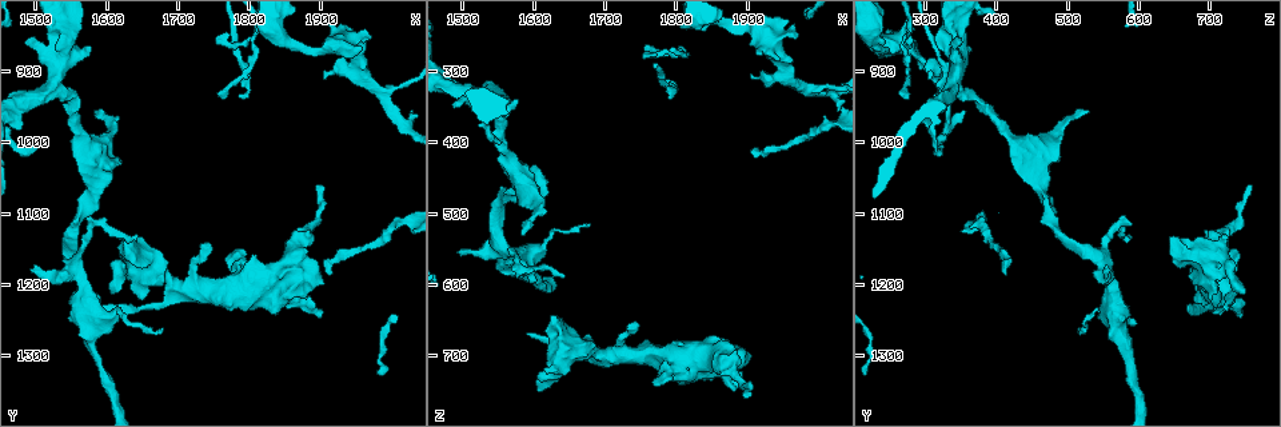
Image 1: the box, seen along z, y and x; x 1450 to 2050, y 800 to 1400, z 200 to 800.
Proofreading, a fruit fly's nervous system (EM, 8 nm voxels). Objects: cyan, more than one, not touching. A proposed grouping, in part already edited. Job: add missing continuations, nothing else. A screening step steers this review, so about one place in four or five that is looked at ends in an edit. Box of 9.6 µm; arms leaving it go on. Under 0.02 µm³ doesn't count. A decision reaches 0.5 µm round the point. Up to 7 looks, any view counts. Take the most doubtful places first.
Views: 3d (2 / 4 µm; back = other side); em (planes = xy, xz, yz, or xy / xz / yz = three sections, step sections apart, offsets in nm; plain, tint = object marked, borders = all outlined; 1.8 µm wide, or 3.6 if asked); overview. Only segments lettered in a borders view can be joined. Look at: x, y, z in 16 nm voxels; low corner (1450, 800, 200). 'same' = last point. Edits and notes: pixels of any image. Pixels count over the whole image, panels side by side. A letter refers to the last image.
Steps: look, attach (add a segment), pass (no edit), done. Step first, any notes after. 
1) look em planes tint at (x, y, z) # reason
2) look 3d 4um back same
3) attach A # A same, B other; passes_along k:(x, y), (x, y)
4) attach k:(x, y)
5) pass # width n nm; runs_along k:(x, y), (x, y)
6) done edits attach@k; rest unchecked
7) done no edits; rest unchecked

look em planes tint at (1900, 915, 305) # free end

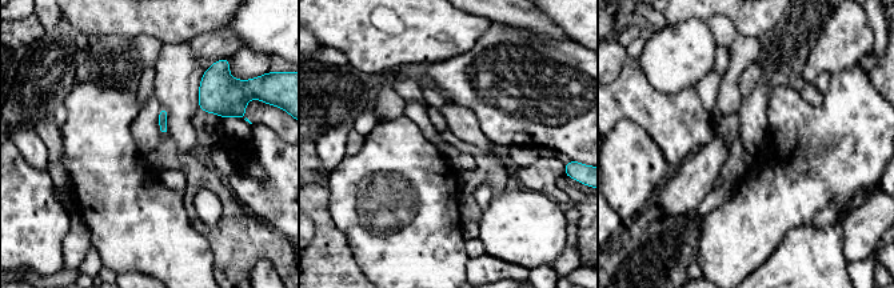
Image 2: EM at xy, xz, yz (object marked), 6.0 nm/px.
look em planes borders same # see the neighbours

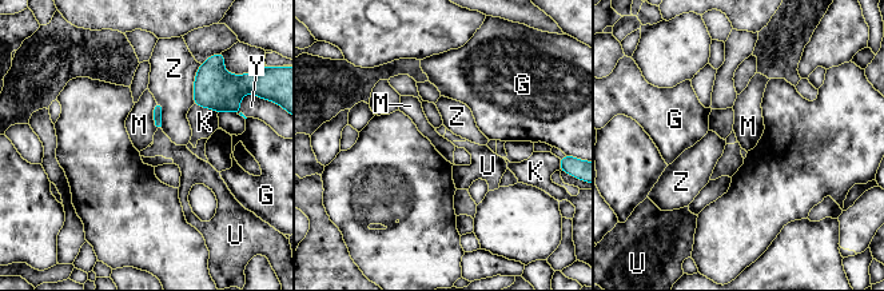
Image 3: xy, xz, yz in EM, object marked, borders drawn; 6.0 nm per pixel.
pass # G other, K other, M other, U other, Y other, Z other; border 3:(155, 100), (154, 127), (156, 130); no lettered segment goes on from it

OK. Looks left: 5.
look 3d 2um at (1900, 1245, 745) # free end

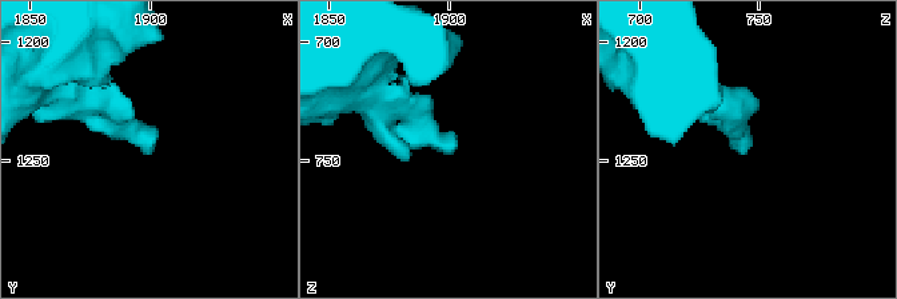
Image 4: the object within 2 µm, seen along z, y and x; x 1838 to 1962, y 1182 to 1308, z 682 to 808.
look em 3.6um planes borders at (1901, 1245, 745)

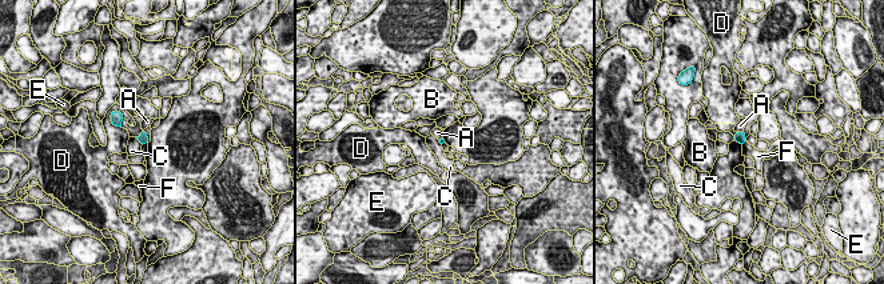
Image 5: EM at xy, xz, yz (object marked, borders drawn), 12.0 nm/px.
pass # A other, B other, C other, D other, E other, F other; border 5:(147, 142), (142, 146); no lettered segment goes on from it

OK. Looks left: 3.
look 3d 4um at (1805, 1160, 680) # free end

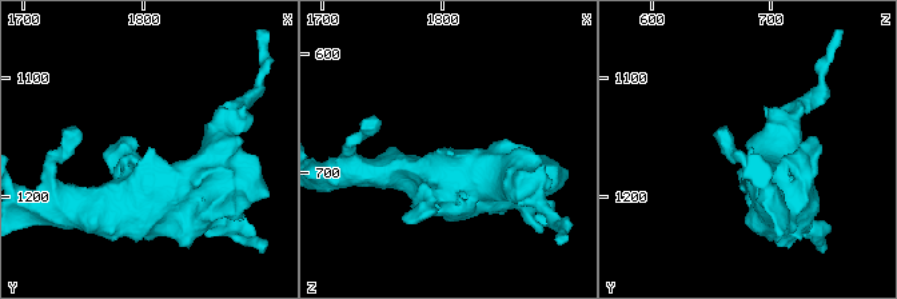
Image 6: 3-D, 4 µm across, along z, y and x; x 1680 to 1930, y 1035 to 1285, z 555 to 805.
look em yz step 16 borders at (1806, 1160, 682) # now the EM

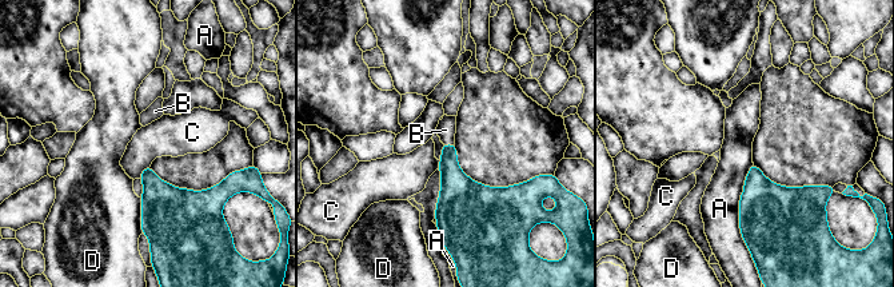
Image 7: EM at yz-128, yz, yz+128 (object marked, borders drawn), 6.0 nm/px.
look em planes borders same

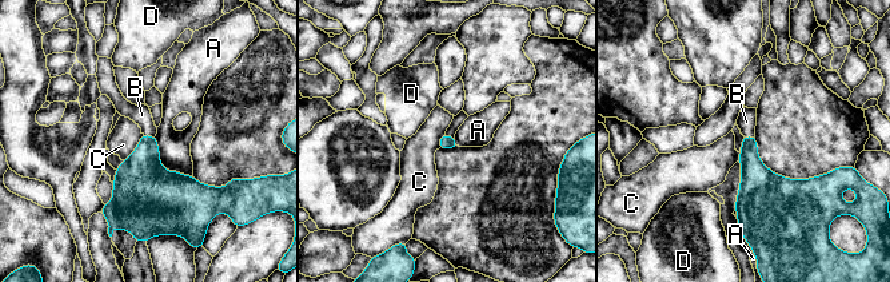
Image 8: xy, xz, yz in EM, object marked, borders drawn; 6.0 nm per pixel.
attach B # longest_contact A 340 nm; A other, B same, C other, D other; passes_along 8:(142, 175), (148, 135), (142, 115); it goes on there

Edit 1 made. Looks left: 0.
done edits attach@8; rest unchecked

